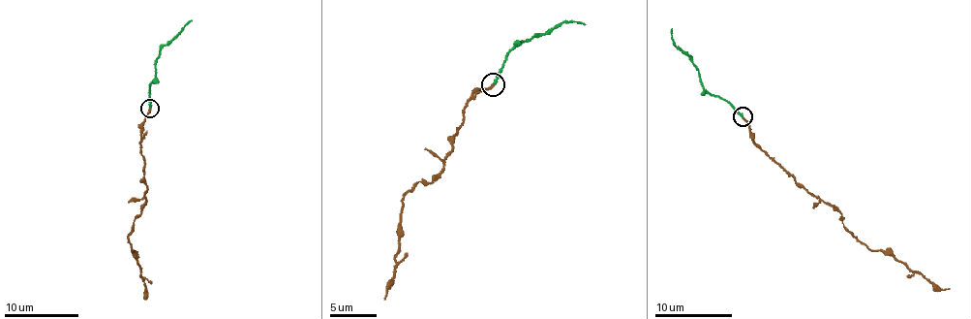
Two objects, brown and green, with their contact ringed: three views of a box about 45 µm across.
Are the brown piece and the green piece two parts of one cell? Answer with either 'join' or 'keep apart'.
keep apart

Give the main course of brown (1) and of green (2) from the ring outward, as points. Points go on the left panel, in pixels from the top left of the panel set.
1: (150, 110), (142, 126), (140, 150), (147, 188), (146, 202), (128, 237), (147, 293), (144, 298)
2: (150, 108), (149, 85), (156, 75), (155, 60), (192, 19)

